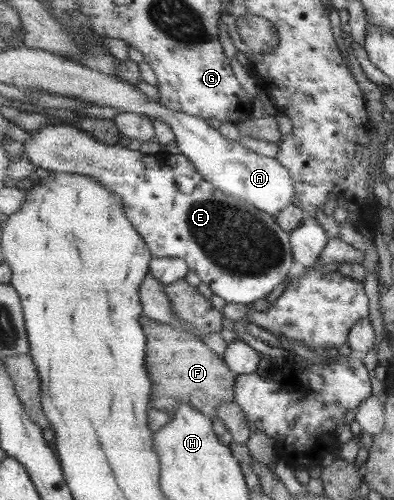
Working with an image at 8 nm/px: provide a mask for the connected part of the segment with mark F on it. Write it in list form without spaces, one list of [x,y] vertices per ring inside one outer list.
[[[145,314],[140,321],[148,335],[146,362],[153,383],[151,407],[174,414],[178,404],[184,402],[213,420],[220,404],[236,399],[238,375],[229,368],[225,359],[197,335],[171,324],[157,322]]]

